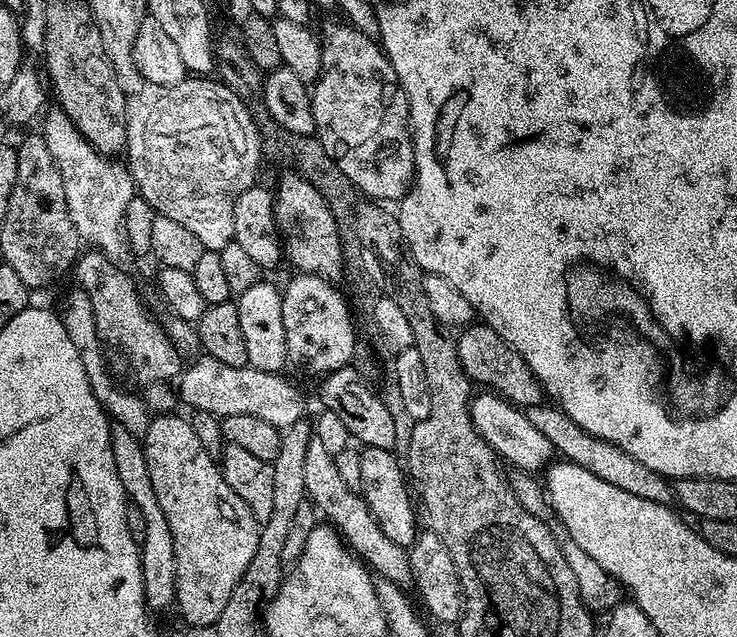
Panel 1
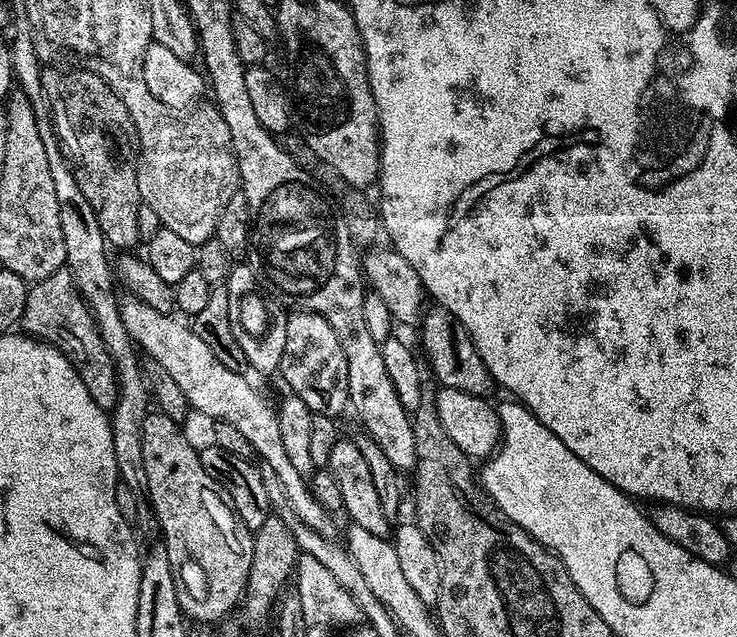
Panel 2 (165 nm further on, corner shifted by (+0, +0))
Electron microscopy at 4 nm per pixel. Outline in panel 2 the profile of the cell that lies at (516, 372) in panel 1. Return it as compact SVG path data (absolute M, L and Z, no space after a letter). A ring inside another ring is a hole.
M429 307L419 321L419 328L420 340L424 343L424 352L428 355L429 365L427 364L427 367L443 387L457 388L460 392L475 396L487 397L489 395L488 391L494 388L492 375L486 370L480 355L476 353L472 339L457 324L454 316L449 314L445 308Z

